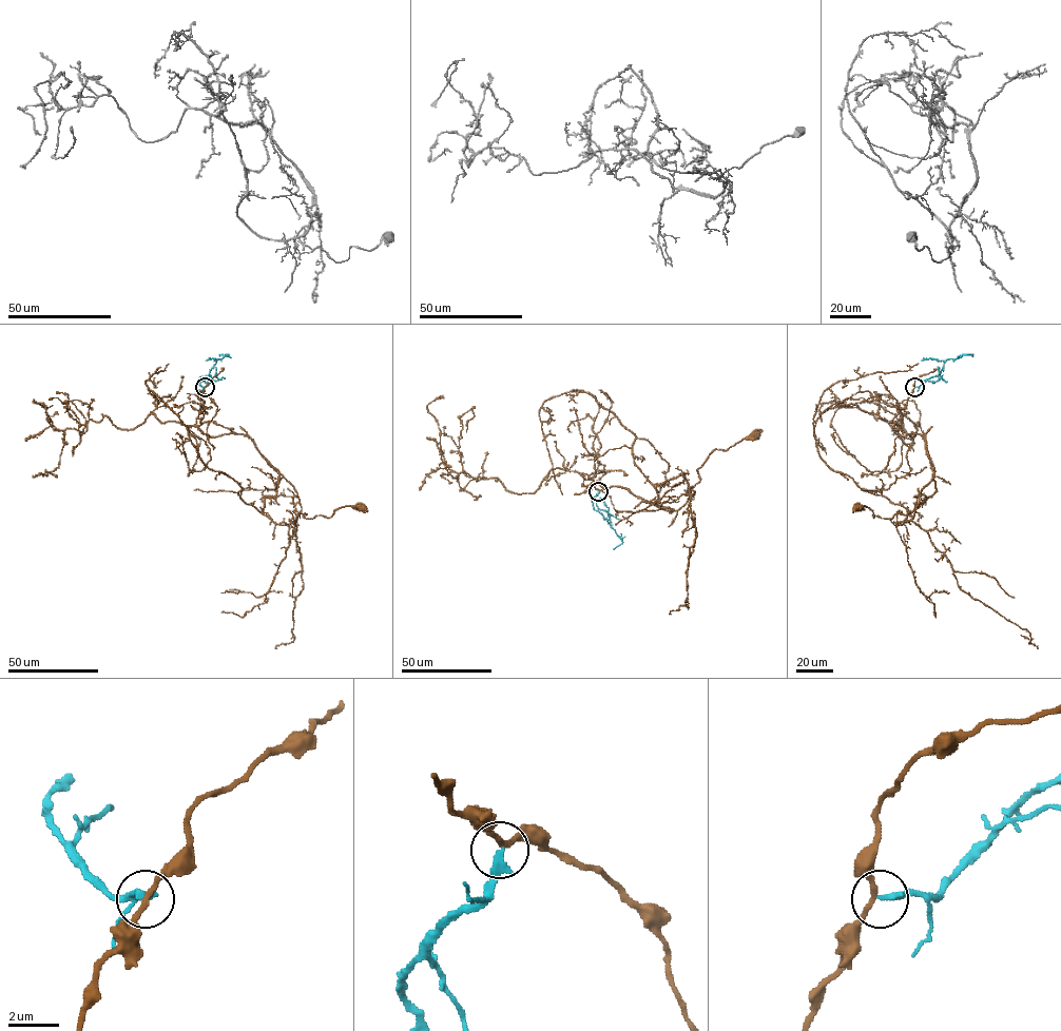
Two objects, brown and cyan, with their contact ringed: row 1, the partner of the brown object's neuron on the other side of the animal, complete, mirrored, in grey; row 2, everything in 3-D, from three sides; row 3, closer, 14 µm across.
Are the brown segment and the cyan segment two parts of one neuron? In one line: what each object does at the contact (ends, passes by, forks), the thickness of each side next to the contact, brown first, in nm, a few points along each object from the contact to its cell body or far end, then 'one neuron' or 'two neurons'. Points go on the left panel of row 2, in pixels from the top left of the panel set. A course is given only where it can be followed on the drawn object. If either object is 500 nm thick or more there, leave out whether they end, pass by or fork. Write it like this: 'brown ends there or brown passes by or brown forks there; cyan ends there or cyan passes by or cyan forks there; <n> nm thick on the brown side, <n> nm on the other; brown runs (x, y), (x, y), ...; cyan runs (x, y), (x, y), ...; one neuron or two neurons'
brown passes by; cyan ends there; 190 nm thick on the brown side, 280 nm on the other; brown runs (205, 387), (210, 407), (196, 426), (247, 435), (278, 472), (264, 502), (291, 497), (307, 518), (362, 506); cyan runs (205, 387), (198, 380), (209, 374), (216, 358), (228, 354), (219, 356); two neurons

